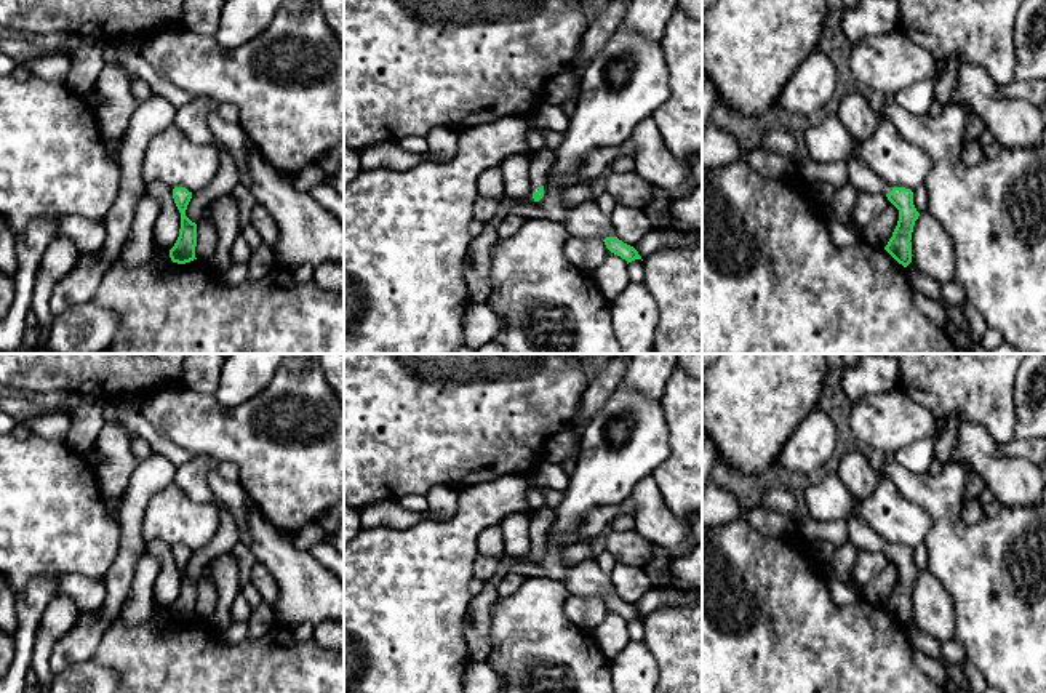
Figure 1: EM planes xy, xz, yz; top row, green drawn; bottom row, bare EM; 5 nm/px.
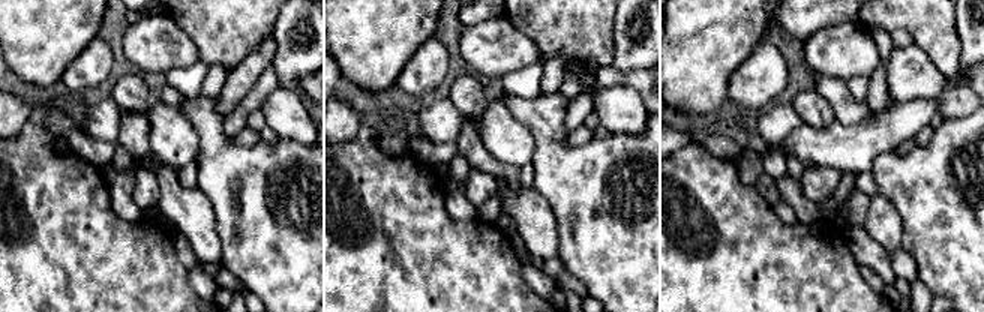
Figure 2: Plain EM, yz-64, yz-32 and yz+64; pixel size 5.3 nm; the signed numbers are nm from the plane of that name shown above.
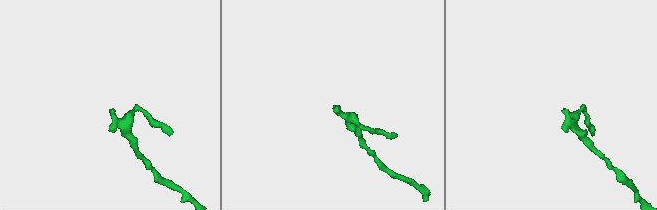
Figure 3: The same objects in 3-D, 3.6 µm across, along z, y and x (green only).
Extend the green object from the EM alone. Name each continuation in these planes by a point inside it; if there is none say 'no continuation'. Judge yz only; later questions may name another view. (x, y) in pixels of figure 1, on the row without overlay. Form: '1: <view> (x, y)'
1: yz (864, 538)

